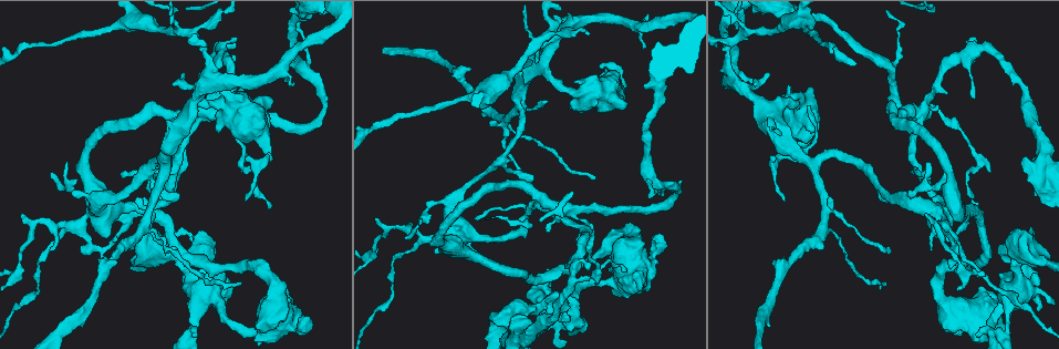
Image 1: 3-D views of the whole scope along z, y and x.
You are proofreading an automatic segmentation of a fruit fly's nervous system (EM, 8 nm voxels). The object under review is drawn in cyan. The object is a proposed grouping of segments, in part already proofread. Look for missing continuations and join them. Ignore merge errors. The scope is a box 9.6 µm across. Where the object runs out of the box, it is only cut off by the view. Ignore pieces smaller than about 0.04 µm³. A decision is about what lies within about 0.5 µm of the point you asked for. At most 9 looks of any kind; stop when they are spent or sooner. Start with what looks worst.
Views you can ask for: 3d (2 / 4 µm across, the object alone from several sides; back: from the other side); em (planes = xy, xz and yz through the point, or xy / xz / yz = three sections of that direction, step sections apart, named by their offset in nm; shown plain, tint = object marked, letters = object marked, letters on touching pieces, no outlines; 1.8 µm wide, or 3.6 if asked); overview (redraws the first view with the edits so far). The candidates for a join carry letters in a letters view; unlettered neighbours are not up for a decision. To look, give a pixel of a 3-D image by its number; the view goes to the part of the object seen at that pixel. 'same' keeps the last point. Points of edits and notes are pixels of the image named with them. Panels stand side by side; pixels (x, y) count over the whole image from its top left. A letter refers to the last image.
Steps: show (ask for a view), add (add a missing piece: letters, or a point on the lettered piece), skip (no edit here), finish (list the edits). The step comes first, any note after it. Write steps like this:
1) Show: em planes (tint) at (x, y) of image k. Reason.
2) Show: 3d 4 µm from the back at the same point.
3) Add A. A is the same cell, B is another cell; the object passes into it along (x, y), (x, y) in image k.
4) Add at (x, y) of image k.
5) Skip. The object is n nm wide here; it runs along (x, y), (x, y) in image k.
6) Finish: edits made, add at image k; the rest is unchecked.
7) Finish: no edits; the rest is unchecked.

Show: 3d 4 µm at (457, 241) of image 1. Four or more arms meet.

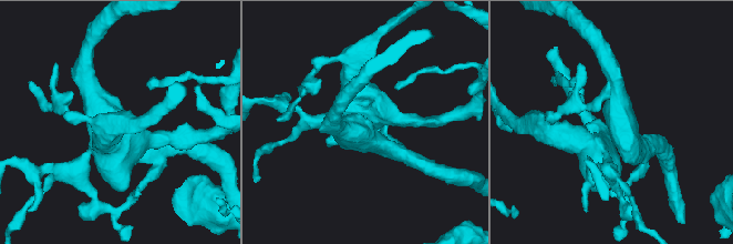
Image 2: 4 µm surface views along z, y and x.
Show: em 3.6 µm yz step 4 (tint) at (617, 142) of image 2.

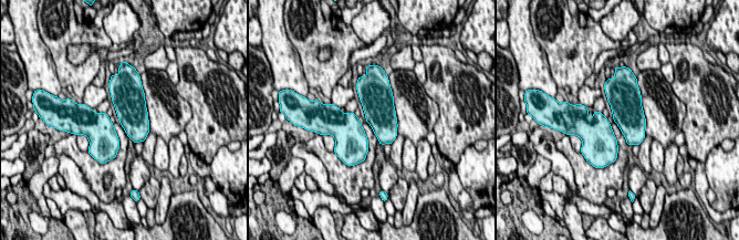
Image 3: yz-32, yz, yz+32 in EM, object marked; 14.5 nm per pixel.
Show: em 3.6 µm planes (letters) at the same point. Another direction.

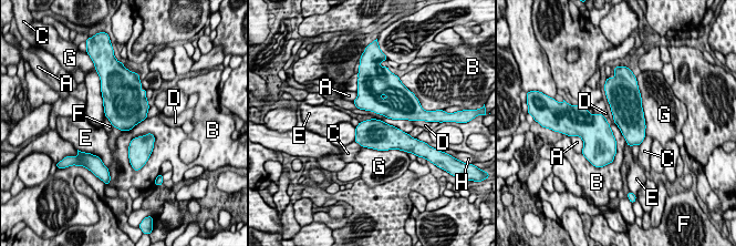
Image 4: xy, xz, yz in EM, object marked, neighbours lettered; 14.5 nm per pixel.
Skip. A, B, C, D, E, F, G and H are other cells; a border runs along (151, 132), (131, 141), (128, 161) in image 4; none of them fits.

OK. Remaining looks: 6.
Show: em yz step 8 (tint) at (206, 110) of image 1. Four-way junction.

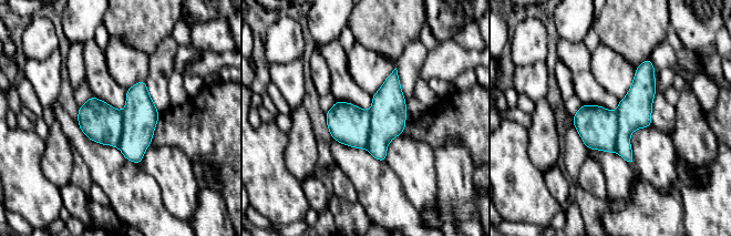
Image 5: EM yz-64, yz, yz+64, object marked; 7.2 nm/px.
Show: em planes (letters) at the same point. Cut it another way.

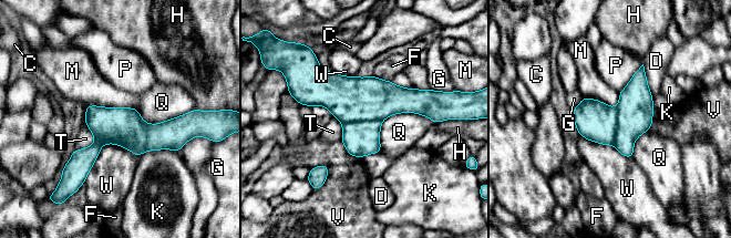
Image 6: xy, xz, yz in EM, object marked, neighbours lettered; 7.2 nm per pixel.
Skip. C, D, F, G, H, K, M, P, Q, T, V and W are other cells; it runs along (183, 122), (106, 135), (71, 164) in image 6; none of them fits.

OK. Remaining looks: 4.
Show: em planes (letters) at (575, 83) of image 1. An open end.

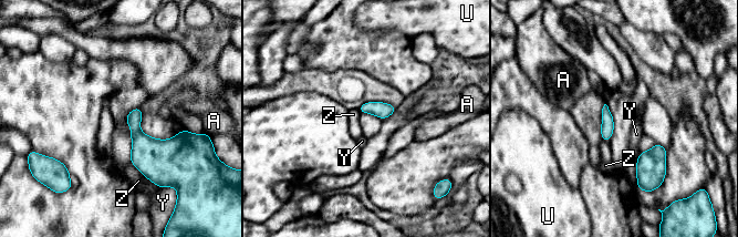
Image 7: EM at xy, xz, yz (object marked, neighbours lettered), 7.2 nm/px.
Skip. The longest contact is with Z, 240 nm; A, U, Y and Z are other cells; none of them fits.

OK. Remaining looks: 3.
Show: em yz step 8 (letters) at (1007, 332) of image 1. Narrows sharply.

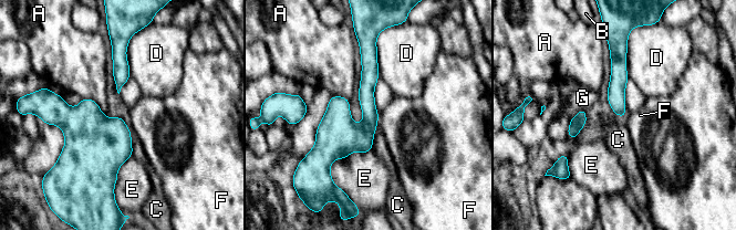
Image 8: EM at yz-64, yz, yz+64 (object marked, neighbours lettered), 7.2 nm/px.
Skip. The object is 130 nm wide here; A, B, C, D, E, F and G are other cells; it runs along (363, 49), (368, 122), (327, 166) in image 8; none of them fits.

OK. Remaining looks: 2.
Finish: no edits; the rest is unchecked.

